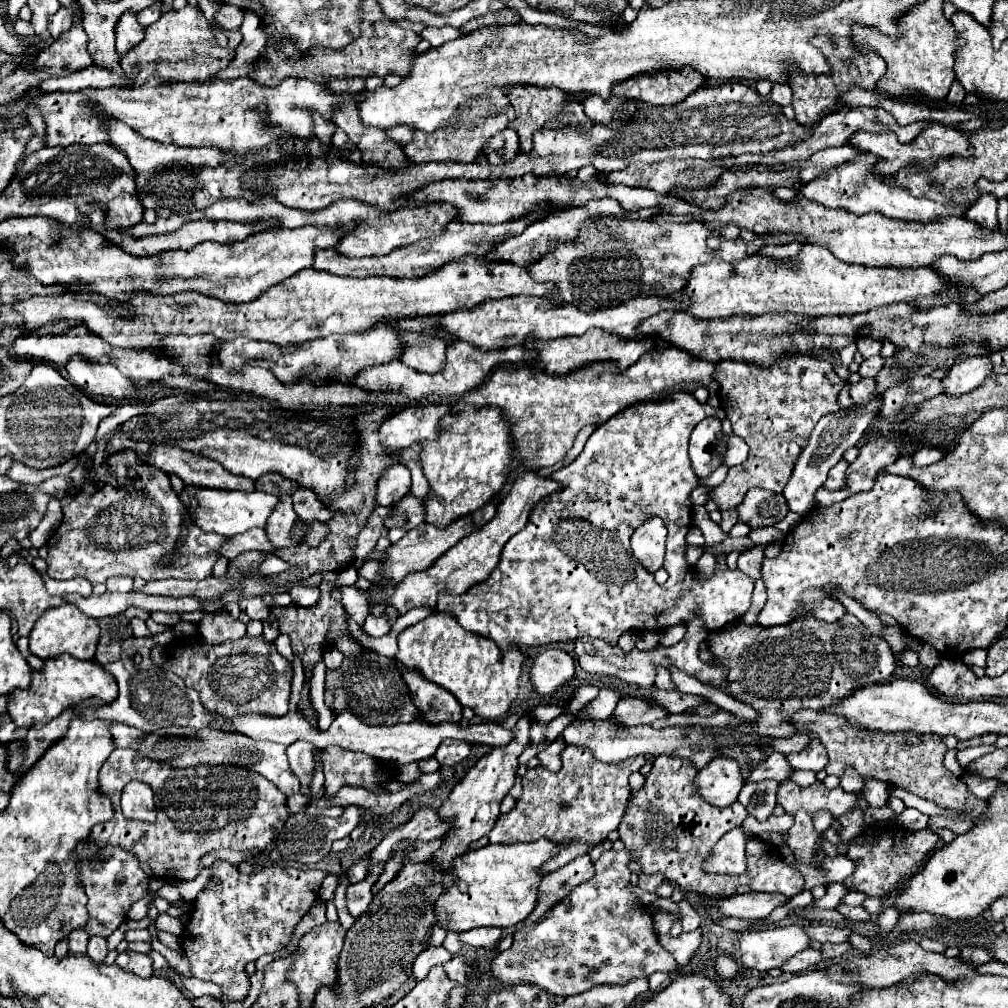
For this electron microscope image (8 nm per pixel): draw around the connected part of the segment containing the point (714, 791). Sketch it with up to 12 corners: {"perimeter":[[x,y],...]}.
{"perimeter":[[718,757],[698,771],[704,801],[730,807],[744,779],[734,759]]}

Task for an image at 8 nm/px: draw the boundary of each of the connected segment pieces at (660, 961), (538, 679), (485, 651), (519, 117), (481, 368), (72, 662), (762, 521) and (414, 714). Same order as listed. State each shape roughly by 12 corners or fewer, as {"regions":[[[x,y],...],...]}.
{"regions":[[[630,853],[514,933],[490,973],[570,997],[674,971]],[[562,649],[534,655],[530,681],[550,697],[574,675]],[[436,611],[398,635],[394,659],[498,719],[524,655]],[[518,85],[505,93],[516,114],[508,127],[520,149],[532,149],[532,129],[564,109],[554,87]],[[446,345],[434,375],[398,361],[358,373],[366,391],[404,391],[416,401],[476,389],[502,363],[536,357],[522,345],[482,353]],[[46,659],[10,695],[18,727],[46,723],[84,699],[106,703],[118,683],[96,661]],[[750,489],[738,519],[750,529],[772,527],[788,513],[786,499]],[[376,651],[326,669],[334,713],[422,719],[398,663]]]}

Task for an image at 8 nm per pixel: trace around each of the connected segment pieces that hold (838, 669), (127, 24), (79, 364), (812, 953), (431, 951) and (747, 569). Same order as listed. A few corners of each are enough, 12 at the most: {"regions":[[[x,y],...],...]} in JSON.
{"regions":[[[848,613],[708,635],[738,733],[792,737],[896,669],[888,643]],[[132,11],[116,25],[118,55],[128,53],[144,37]],[[74,355],[68,379],[88,395],[134,399],[134,385],[114,365]],[[804,949],[782,965],[784,973],[804,973],[822,961],[820,951]],[[428,947],[416,957],[410,975],[426,977],[434,965],[452,959],[444,947]],[[758,545],[738,559],[738,569],[752,579],[760,579],[764,549]]]}

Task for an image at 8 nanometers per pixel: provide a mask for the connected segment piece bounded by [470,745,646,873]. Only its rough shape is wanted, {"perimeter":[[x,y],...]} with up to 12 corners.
{"perimeter":[[568,745],[528,769],[516,809],[470,845],[536,841],[556,871],[618,829],[644,755]]}

